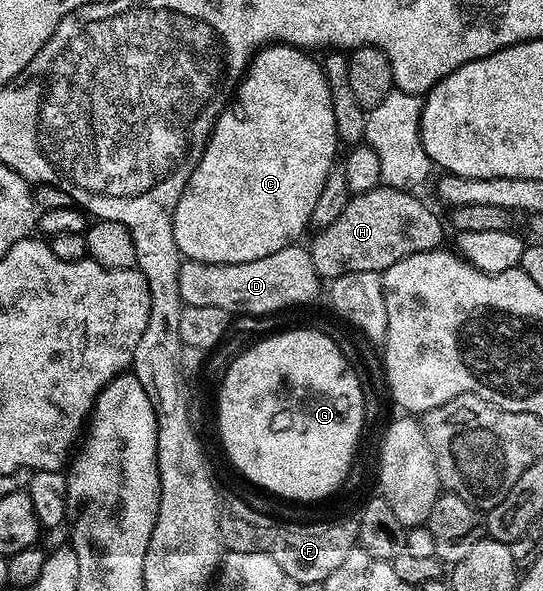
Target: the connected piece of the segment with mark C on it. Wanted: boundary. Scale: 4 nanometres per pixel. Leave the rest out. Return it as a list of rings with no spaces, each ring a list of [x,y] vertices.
[[[287,43],[268,45],[255,52],[254,59],[247,66],[247,74],[240,79],[233,98],[215,120],[215,128],[207,139],[207,148],[203,150],[199,164],[193,169],[177,201],[177,209],[173,213],[173,237],[184,260],[196,259],[202,263],[257,261],[261,257],[269,257],[269,253],[277,253],[277,249],[292,246],[298,240],[295,238],[309,227],[311,214],[317,205],[317,197],[321,194],[321,185],[325,185],[325,177],[336,166],[335,146],[339,147],[341,142],[335,128],[329,85],[326,84],[322,66],[318,62],[314,63],[307,55],[310,54],[306,50],[290,47]]]

